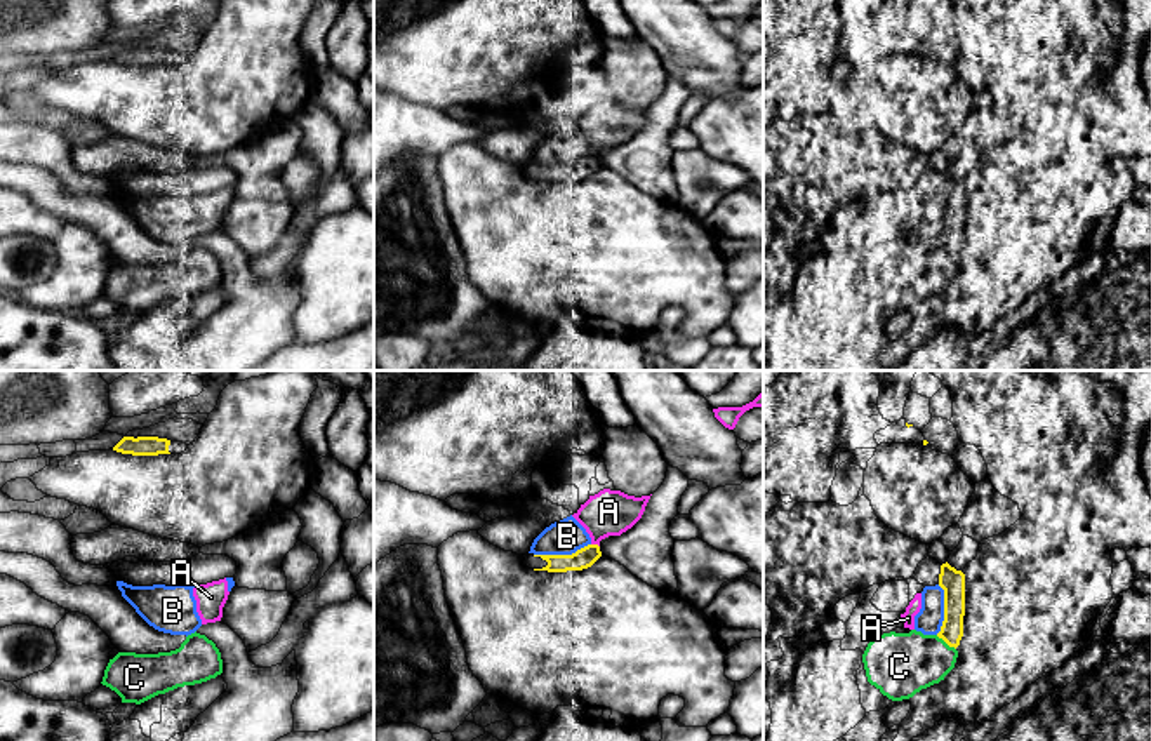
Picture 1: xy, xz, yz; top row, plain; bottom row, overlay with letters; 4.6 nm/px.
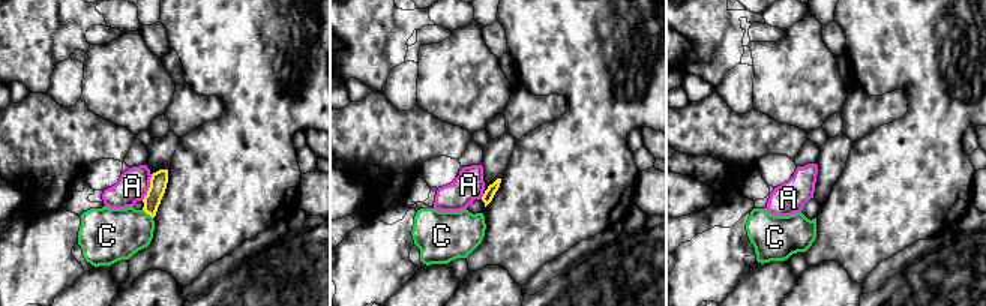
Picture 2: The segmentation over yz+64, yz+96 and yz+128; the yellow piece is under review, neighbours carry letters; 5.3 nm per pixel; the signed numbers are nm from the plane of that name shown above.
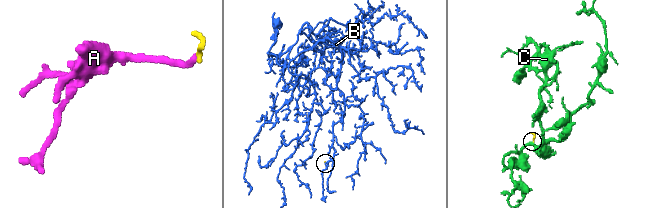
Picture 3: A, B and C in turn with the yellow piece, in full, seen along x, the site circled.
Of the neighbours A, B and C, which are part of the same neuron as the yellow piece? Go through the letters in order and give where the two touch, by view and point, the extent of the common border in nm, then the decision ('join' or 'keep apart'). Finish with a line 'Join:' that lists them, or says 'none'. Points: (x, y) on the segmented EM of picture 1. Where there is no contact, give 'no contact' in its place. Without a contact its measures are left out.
A: contact xz (595, 545); length 40 nm; keep apart
B: contact xz (562, 555); length 280 nm; keep apart
C: contact yz (946, 642); length 120 nm; join
Join: C

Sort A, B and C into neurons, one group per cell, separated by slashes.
A B / C

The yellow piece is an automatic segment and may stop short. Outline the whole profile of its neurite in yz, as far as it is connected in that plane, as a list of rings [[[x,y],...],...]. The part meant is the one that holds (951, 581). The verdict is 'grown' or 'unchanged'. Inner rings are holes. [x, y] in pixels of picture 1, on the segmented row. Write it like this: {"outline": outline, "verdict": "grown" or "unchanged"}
{"outline": [[[946,562],[939,586],[944,590],[944,621],[937,635],[883,633],[862,654],[868,682],[892,701],[913,698],[955,668],[963,637],[965,574]]], "verdict": "grown"}

